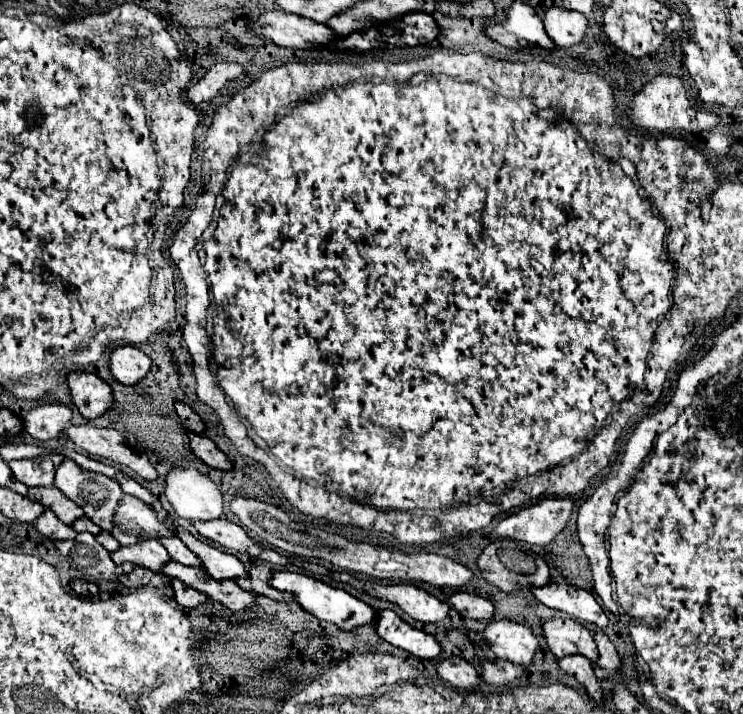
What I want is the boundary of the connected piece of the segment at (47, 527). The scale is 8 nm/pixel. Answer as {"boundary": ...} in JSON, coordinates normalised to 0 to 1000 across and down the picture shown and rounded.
{"boundary":[[[59,713],[59,718],[46,732],[48,744],[57,746],[65,755],[100,755],[102,744],[94,735],[86,735],[67,713]]]}

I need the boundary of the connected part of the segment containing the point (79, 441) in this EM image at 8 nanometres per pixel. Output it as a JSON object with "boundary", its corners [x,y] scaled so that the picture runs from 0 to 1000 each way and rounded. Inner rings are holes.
{"boundary":[[[113,592],[113,595],[94,595],[89,601],[89,609],[124,640],[170,651],[197,674],[210,674],[213,668],[199,640],[194,634],[178,632],[170,623],[170,615],[156,601],[135,601]]]}

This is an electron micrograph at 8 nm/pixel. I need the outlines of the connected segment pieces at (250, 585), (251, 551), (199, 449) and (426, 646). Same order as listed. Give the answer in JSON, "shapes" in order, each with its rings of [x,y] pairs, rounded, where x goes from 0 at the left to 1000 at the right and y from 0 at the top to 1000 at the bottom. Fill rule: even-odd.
{"shapes":[[[[336,791],[334,794],[334,803],[336,803],[334,811],[318,814],[326,825],[339,828],[345,833],[366,836],[366,839],[374,839],[374,842],[393,842],[393,833],[390,831],[377,831],[374,825],[366,825],[361,819],[361,811],[363,811],[363,803],[366,803],[366,797],[361,791]]],[[[301,724],[288,727],[288,730],[261,730],[258,735],[264,738],[264,744],[266,744],[272,752],[277,752],[277,755],[283,755],[283,758],[299,763],[299,766],[307,769],[307,772],[334,775],[334,777],[342,780],[342,783],[353,783],[353,786],[361,786],[361,789],[369,786],[369,789],[374,789],[374,791],[377,791],[377,786],[380,786],[380,789],[385,786],[385,780],[382,780],[382,783],[371,783],[374,777],[366,777],[366,775],[369,775],[366,769],[342,761],[342,758],[331,749],[331,744],[328,744],[323,735],[318,735],[318,732],[312,732],[312,730],[301,727]]],[[[253,606],[256,612],[256,629],[258,634],[264,634],[266,643],[272,643],[277,651],[296,657],[296,660],[307,660],[312,654],[312,648],[307,646],[307,640],[275,609],[264,609],[264,606]]],[[[525,853],[509,856],[509,870],[503,873],[503,878],[517,898],[565,923],[584,923],[592,917],[592,901],[581,889],[552,878]]]]}

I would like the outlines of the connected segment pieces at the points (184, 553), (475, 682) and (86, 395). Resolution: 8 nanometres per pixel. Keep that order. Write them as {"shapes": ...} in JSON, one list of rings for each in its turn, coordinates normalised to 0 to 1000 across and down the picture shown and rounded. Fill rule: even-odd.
{"shapes":[[[[215,752],[213,758],[223,766],[223,772],[229,775],[229,783],[231,783],[231,786],[240,786],[240,789],[256,791],[256,794],[272,791],[272,789],[266,786],[266,780],[264,780],[240,752]]],[[[622,920],[595,923],[587,931],[587,940],[598,954],[603,954],[606,959],[611,959],[616,965],[638,965],[638,962],[643,962],[649,957],[649,951],[638,940],[638,934]]],[[[116,520],[92,522],[92,545],[97,564],[113,587],[140,581],[151,567],[151,545],[132,525]]]]}

